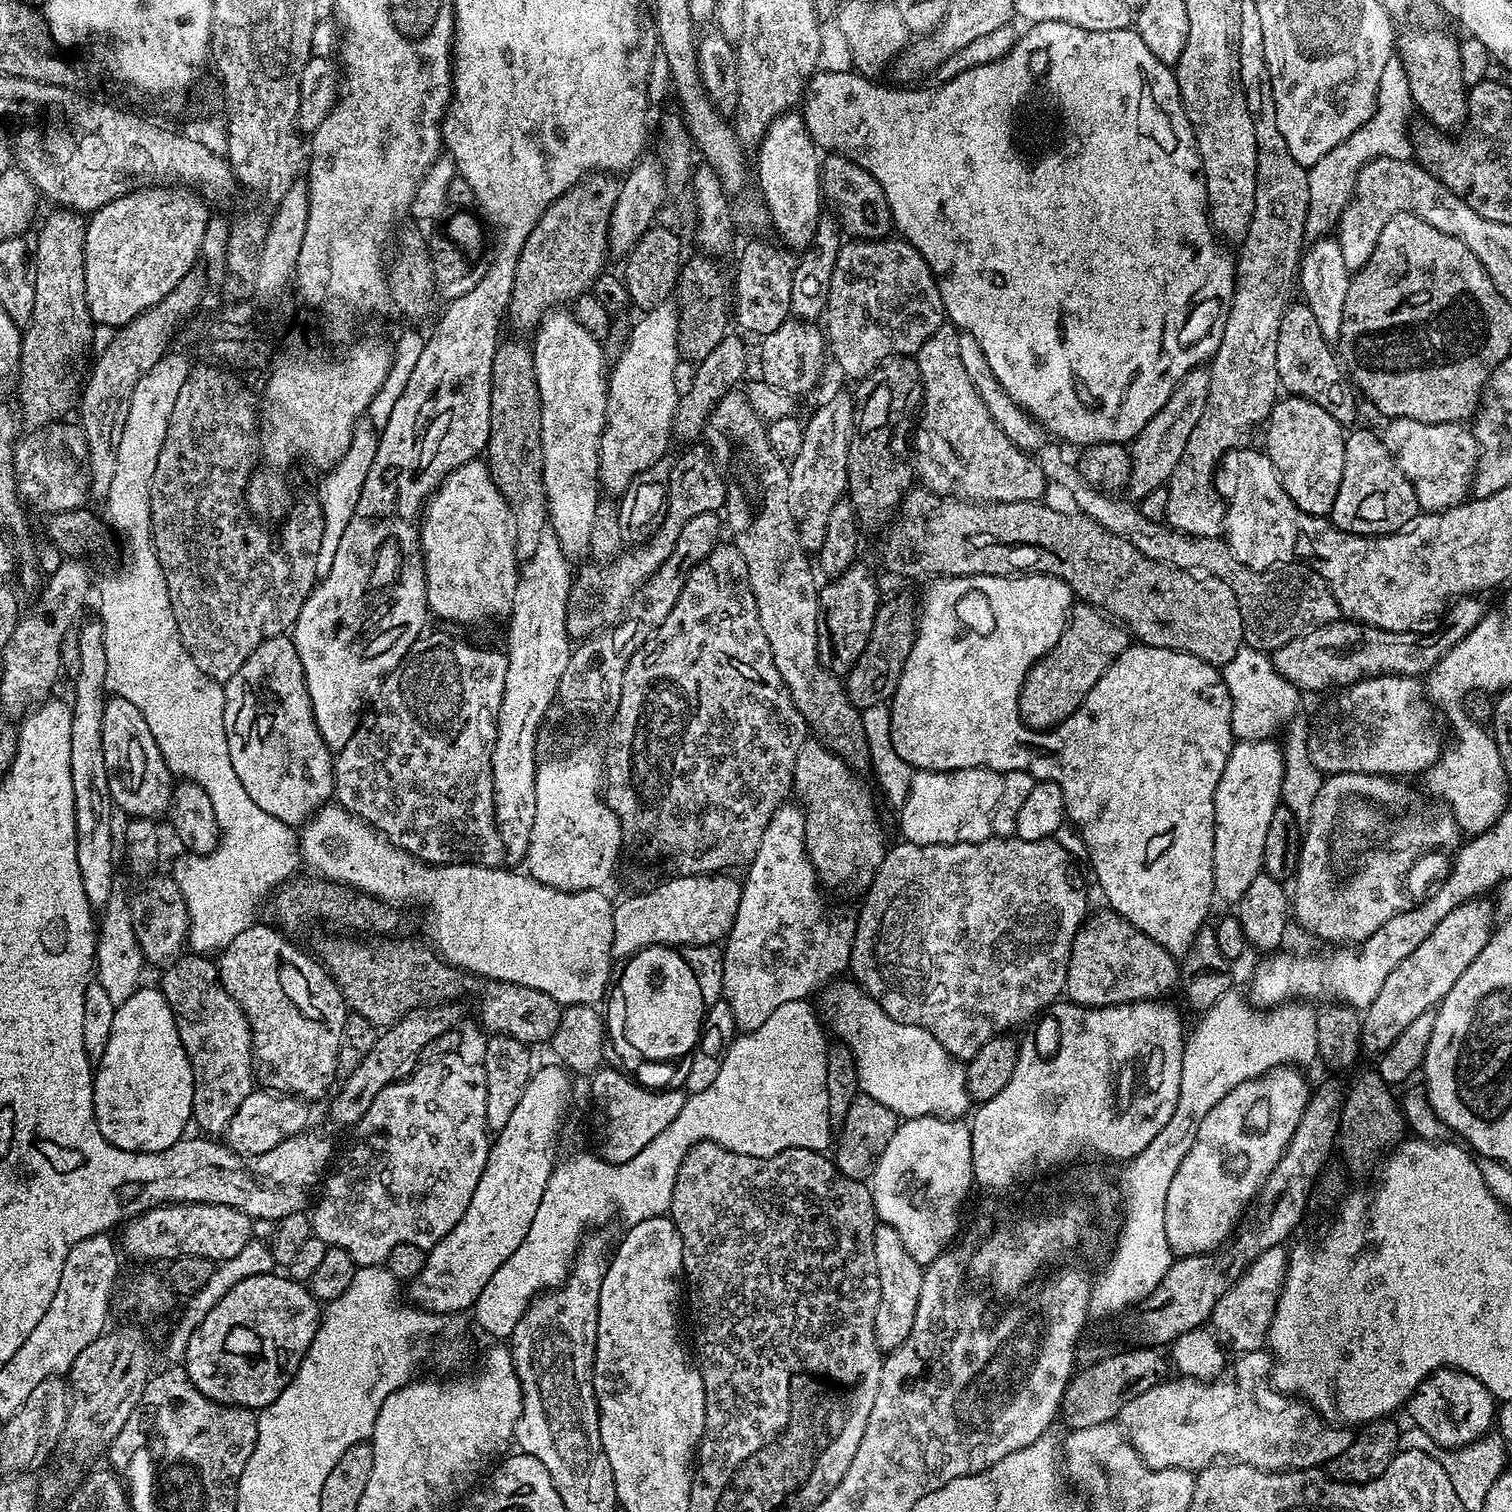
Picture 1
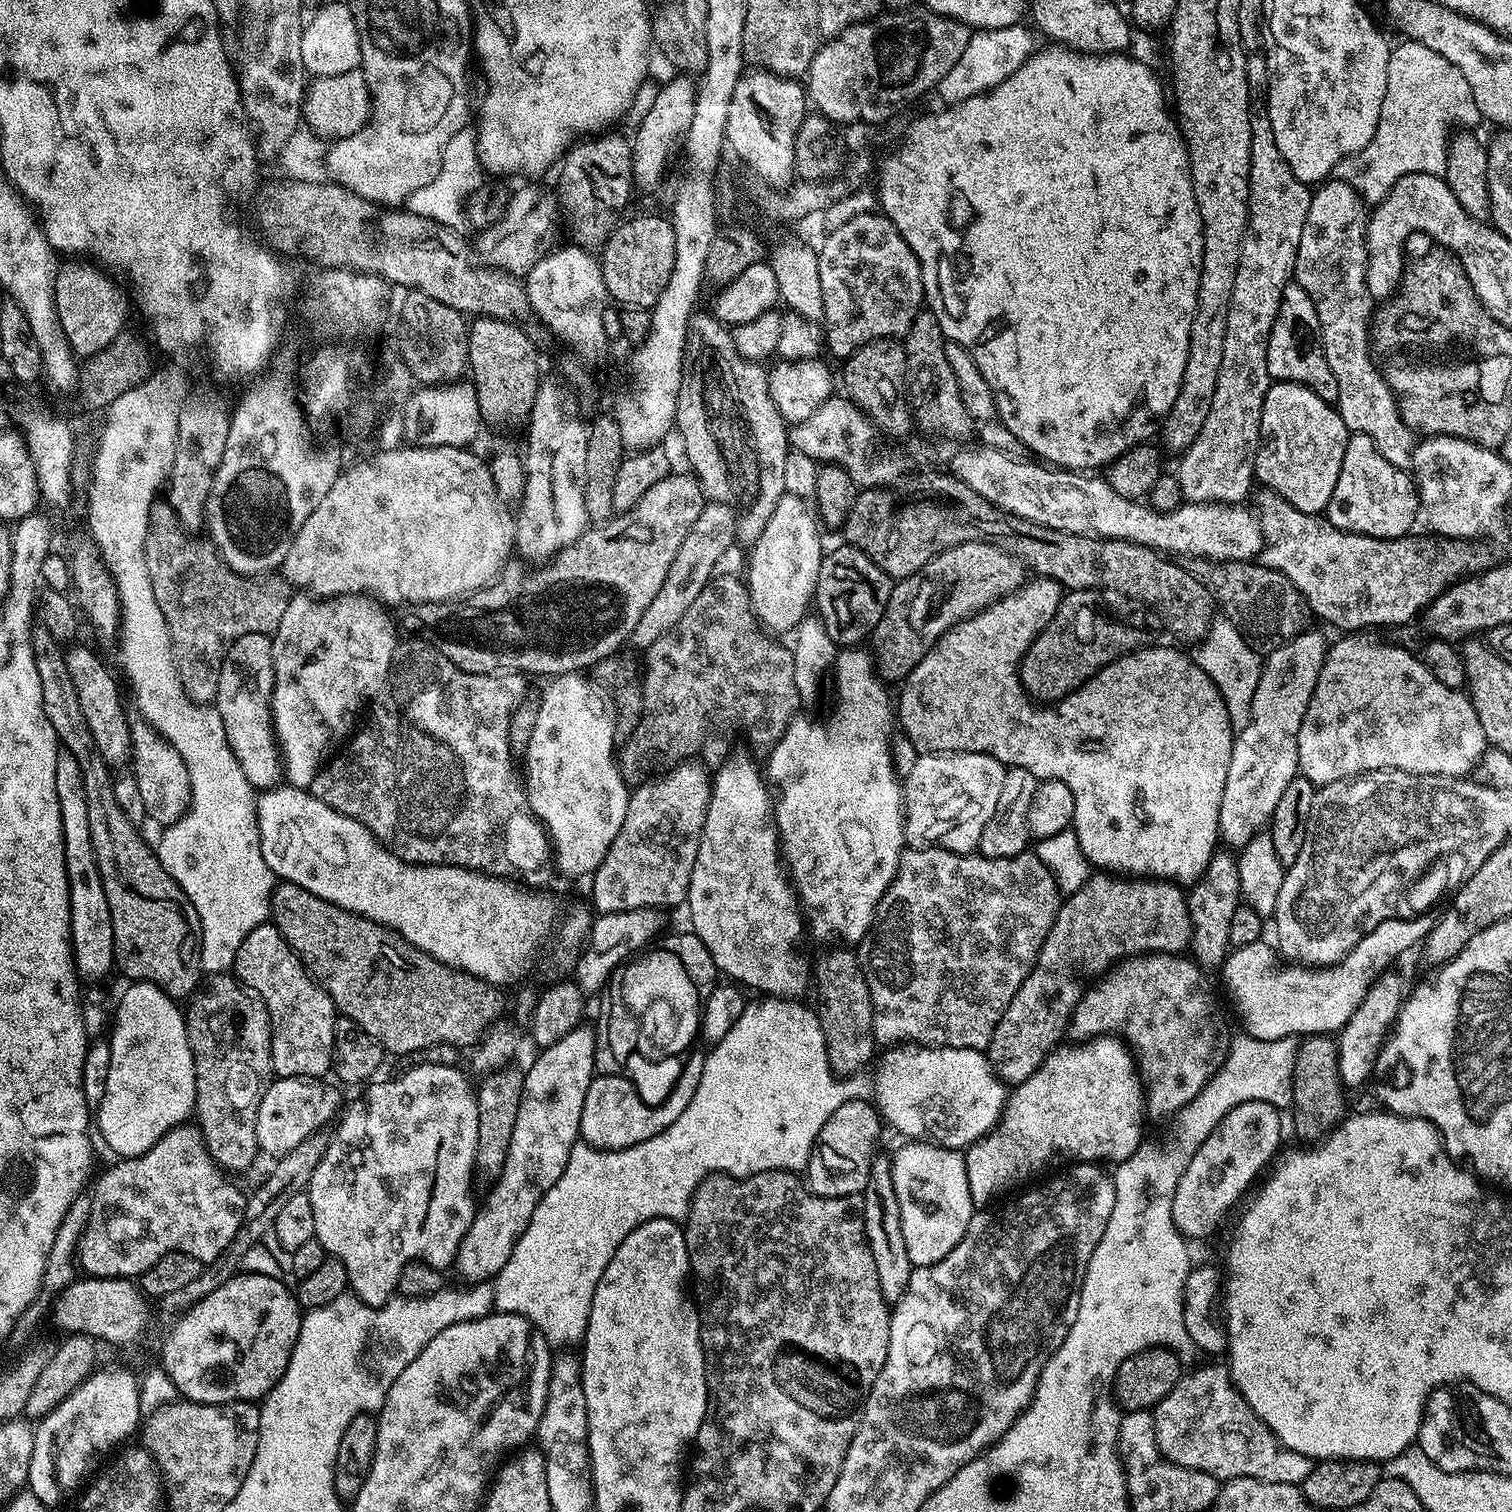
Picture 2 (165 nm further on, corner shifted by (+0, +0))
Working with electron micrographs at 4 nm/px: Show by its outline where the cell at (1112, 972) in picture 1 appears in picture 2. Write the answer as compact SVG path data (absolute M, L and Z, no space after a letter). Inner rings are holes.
M1157 952L1134 956L1118 964L1084 993L1066 1033L1067 1039L1072 1042L1112 1036L1131 1045L1136 1055L1134 1064L1138 1069L1149 1121L1160 1120L1163 1116L1172 1118L1181 1112L1220 1069L1232 1045L1233 1033L1228 1032L1228 1020L1212 993L1211 982L1204 977L1207 976L1205 969L1191 959L1182 959L1178 954Z

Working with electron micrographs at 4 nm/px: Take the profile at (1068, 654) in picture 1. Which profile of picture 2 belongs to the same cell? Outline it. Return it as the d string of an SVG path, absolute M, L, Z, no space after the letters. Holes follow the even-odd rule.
M1095 588L1065 591L1054 618L1034 638L1020 661L1020 681L1033 701L1059 702L1120 656L1153 647L1159 632L1162 628L1156 613L1139 603L1113 598L1107 591Z

